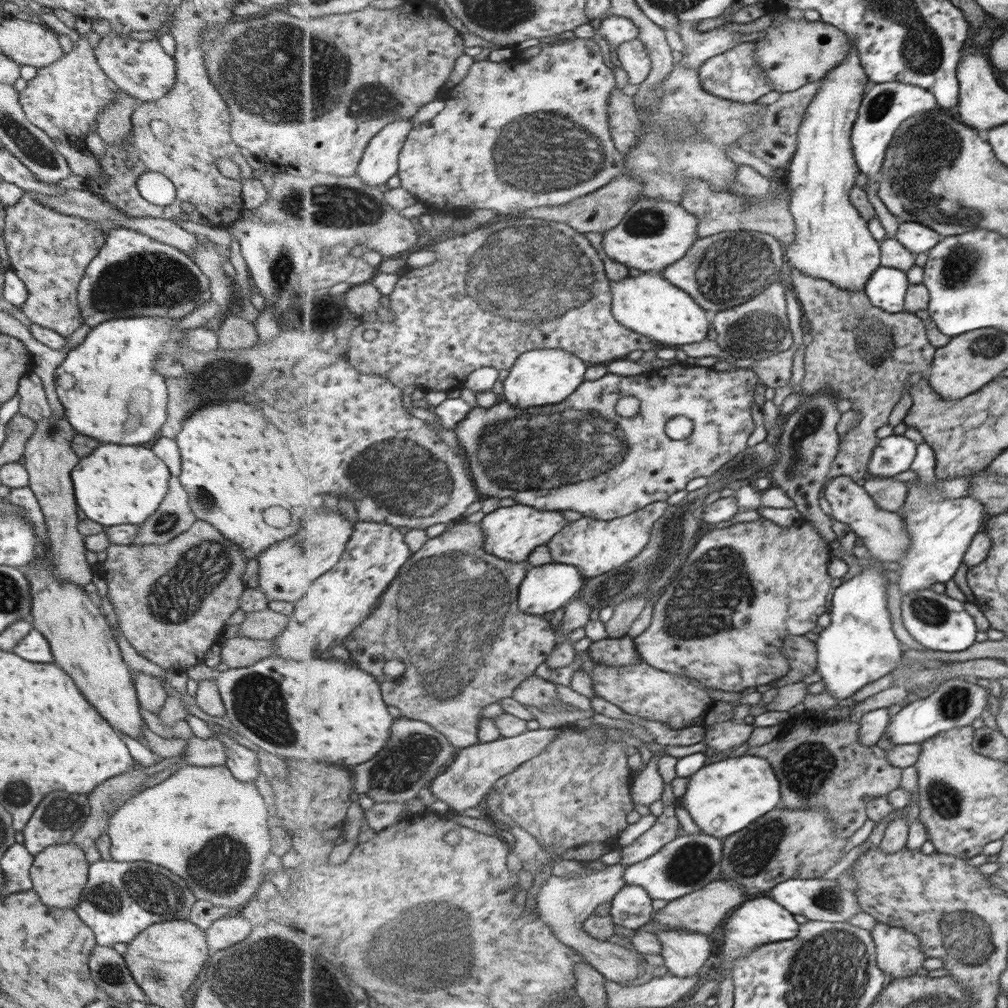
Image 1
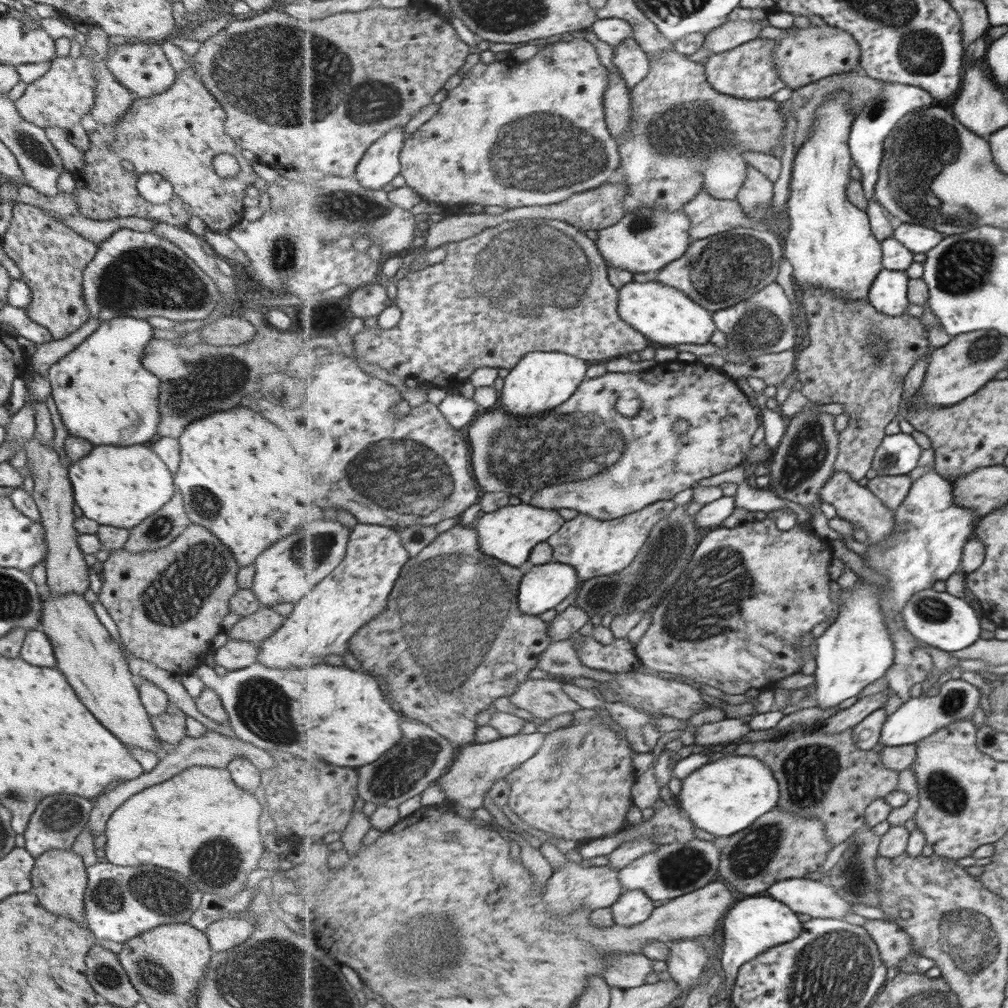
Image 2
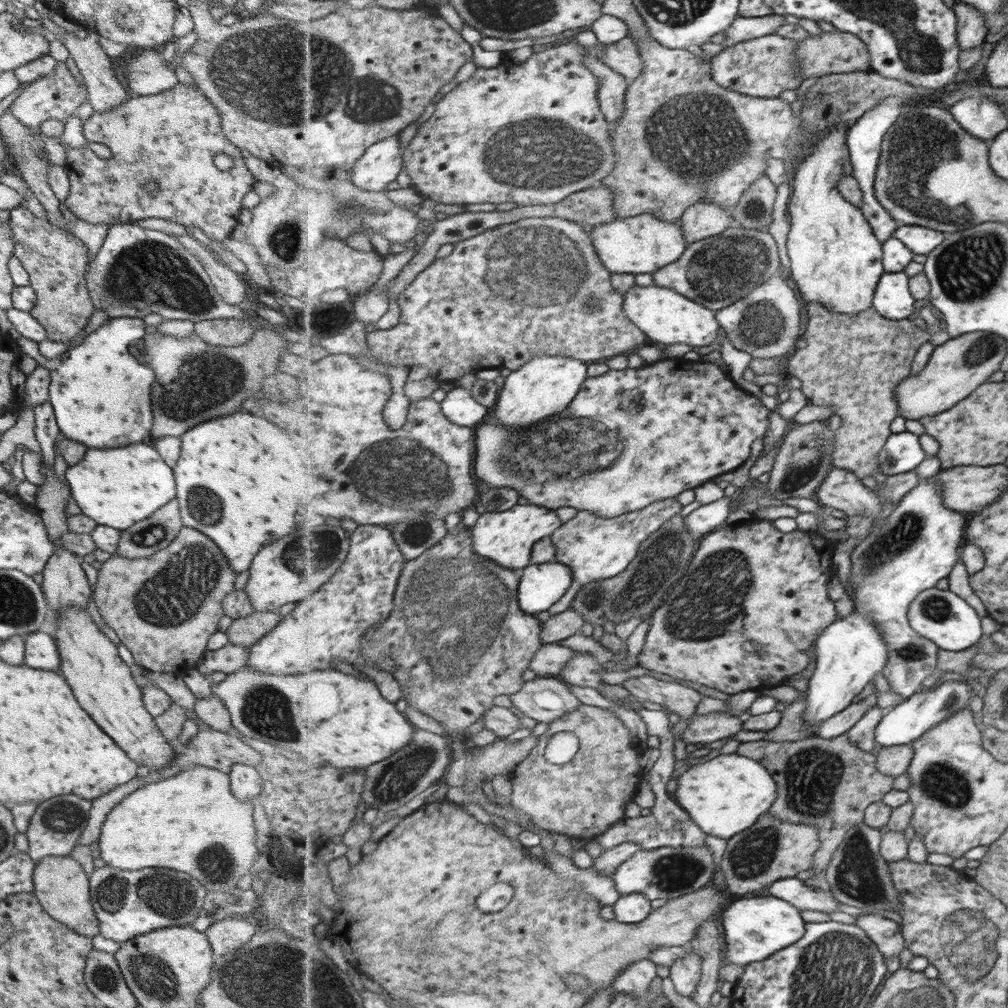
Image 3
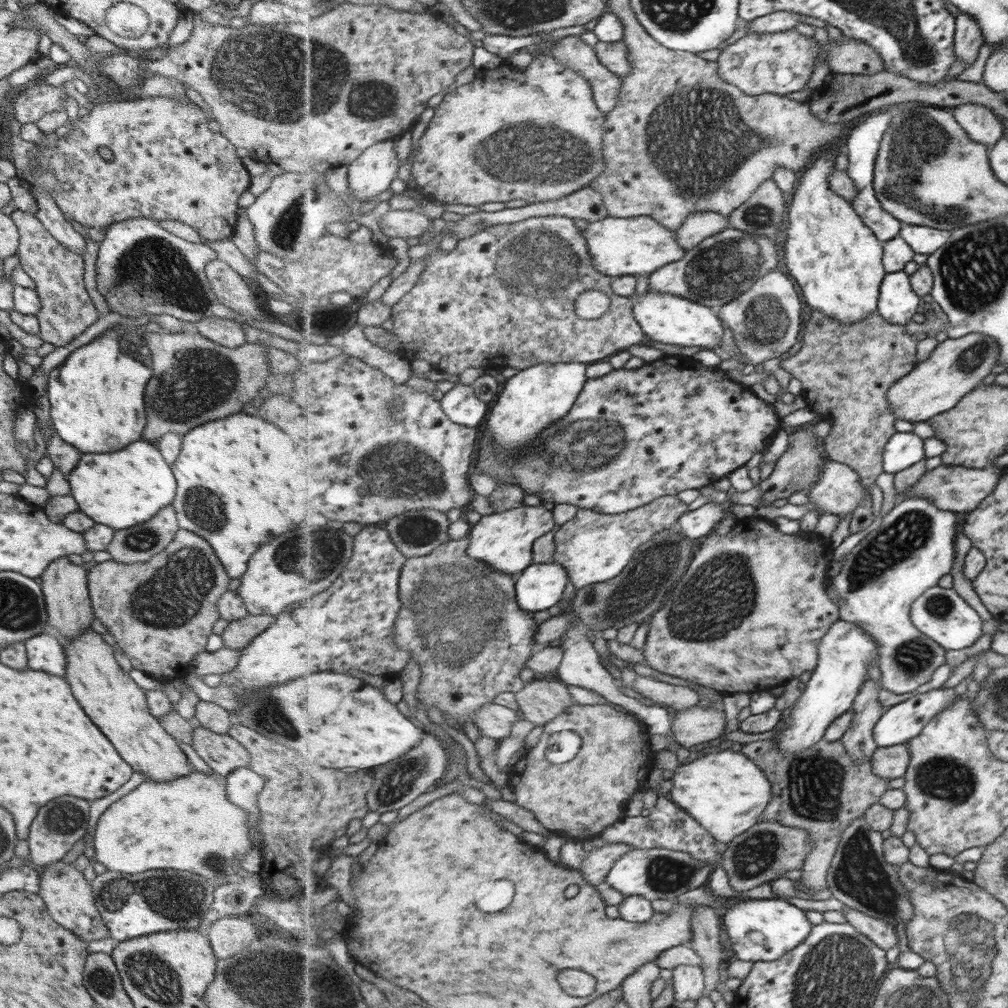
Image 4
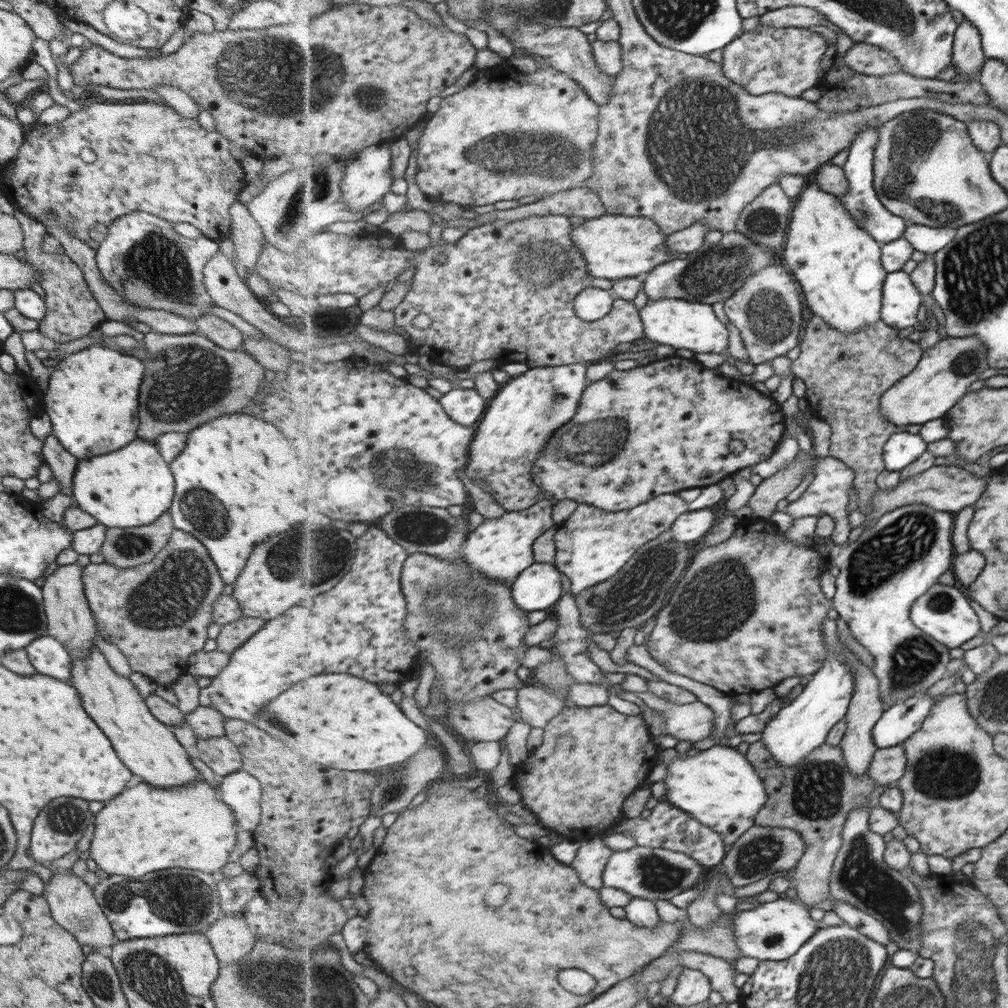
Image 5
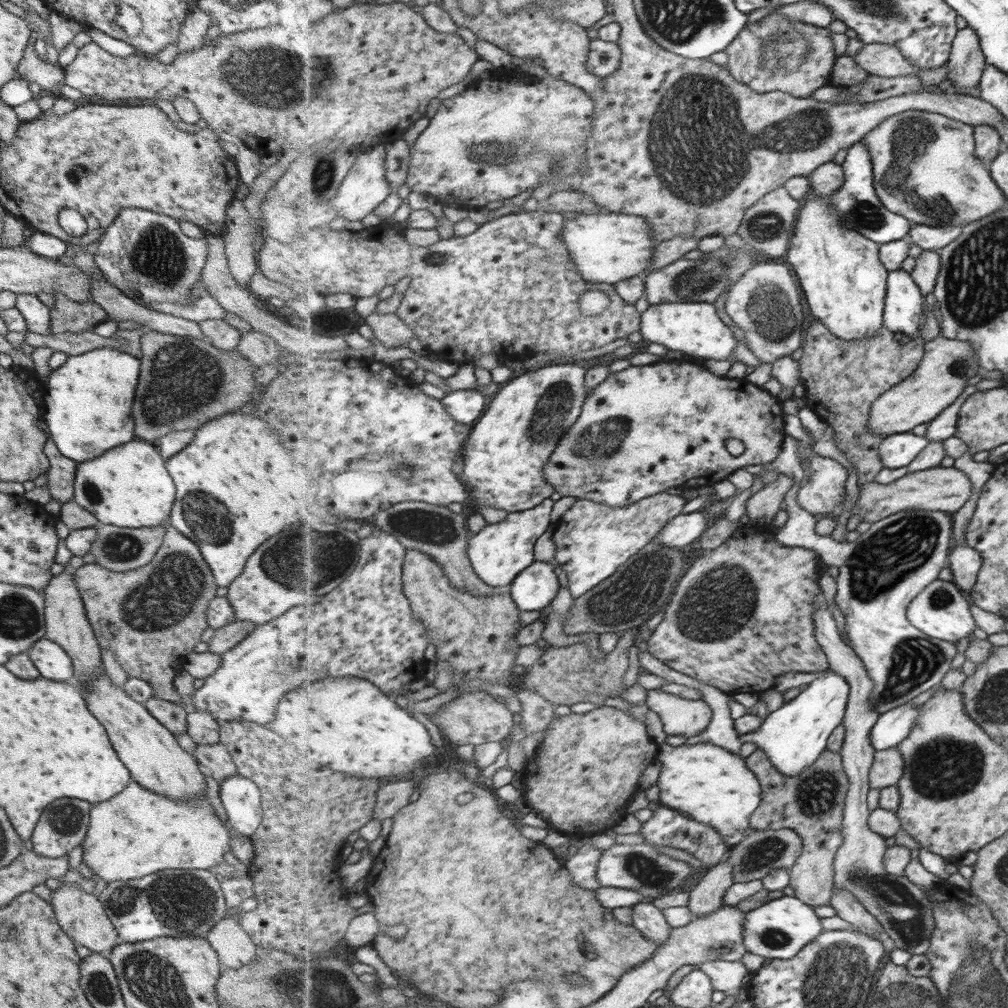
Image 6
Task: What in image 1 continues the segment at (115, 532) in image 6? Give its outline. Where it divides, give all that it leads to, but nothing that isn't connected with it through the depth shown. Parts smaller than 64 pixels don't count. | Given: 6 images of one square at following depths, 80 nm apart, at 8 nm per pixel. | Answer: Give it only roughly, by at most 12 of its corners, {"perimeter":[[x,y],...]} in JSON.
{"perimeter":[[177,478],[131,545],[165,544],[196,521]]}

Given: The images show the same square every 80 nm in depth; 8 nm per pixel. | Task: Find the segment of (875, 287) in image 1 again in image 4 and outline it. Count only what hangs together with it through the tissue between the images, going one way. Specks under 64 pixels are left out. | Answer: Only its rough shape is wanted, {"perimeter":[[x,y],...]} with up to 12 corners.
{"perimeter":[[907,272],[883,279],[878,314],[890,324],[918,319]]}

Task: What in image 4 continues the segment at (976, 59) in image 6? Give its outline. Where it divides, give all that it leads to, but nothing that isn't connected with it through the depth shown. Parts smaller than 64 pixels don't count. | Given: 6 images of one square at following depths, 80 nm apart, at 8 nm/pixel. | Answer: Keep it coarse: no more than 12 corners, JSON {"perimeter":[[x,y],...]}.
{"perimeter":[[957,16],[957,59],[970,66],[984,43],[979,25]]}

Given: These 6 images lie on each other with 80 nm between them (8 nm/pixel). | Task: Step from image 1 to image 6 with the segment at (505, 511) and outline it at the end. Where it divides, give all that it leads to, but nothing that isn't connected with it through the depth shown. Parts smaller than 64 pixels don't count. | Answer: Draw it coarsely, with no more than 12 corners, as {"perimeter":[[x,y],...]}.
{"perimeter":[[553,503],[508,513],[471,535],[479,578],[508,590],[534,564]]}

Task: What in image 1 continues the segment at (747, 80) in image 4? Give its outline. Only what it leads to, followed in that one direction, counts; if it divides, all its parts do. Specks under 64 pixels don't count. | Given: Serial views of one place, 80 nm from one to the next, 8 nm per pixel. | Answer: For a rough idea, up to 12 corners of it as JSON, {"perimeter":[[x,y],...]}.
{"perimeter":[[756,41],[703,64],[709,93],[755,103],[775,90],[756,60]]}

